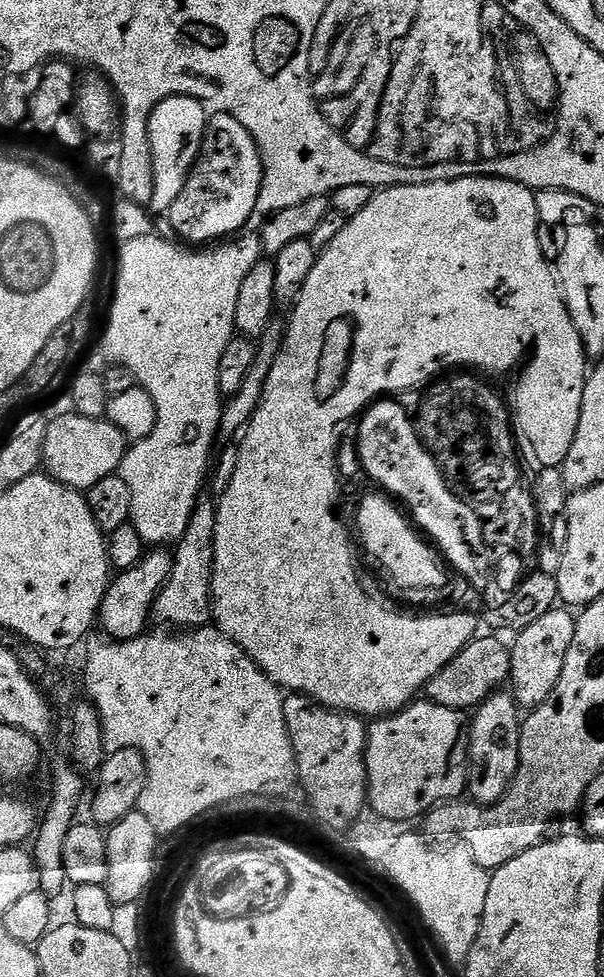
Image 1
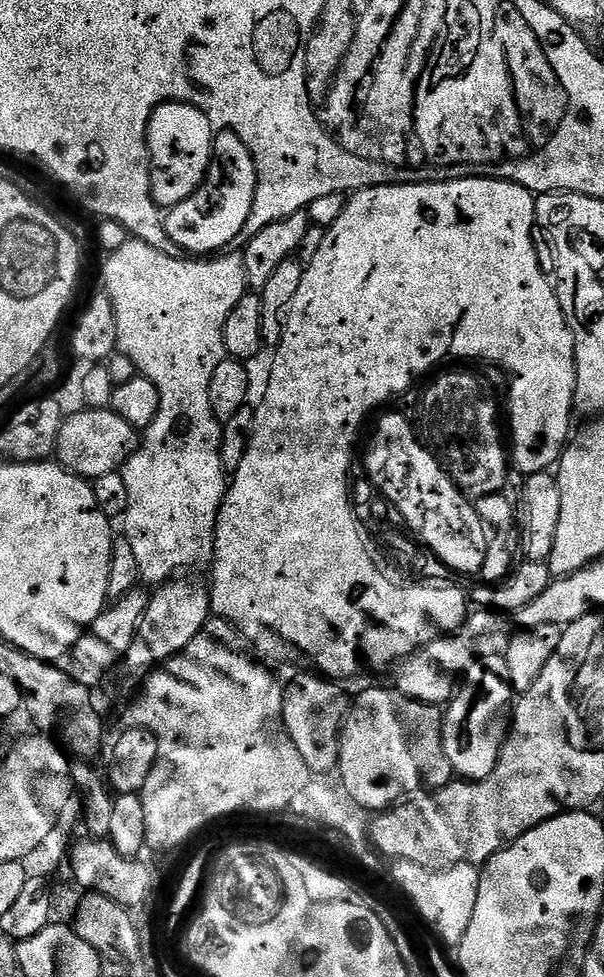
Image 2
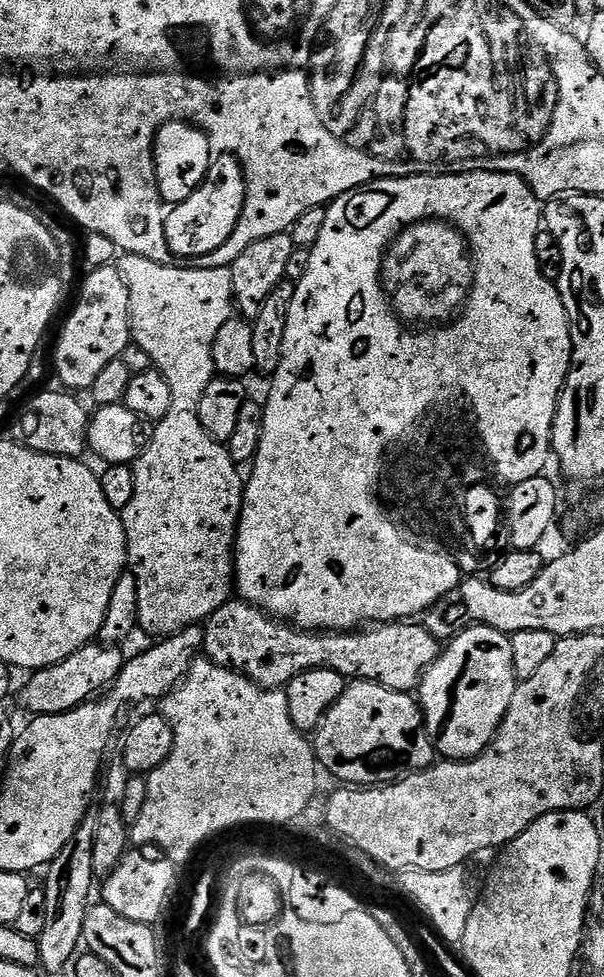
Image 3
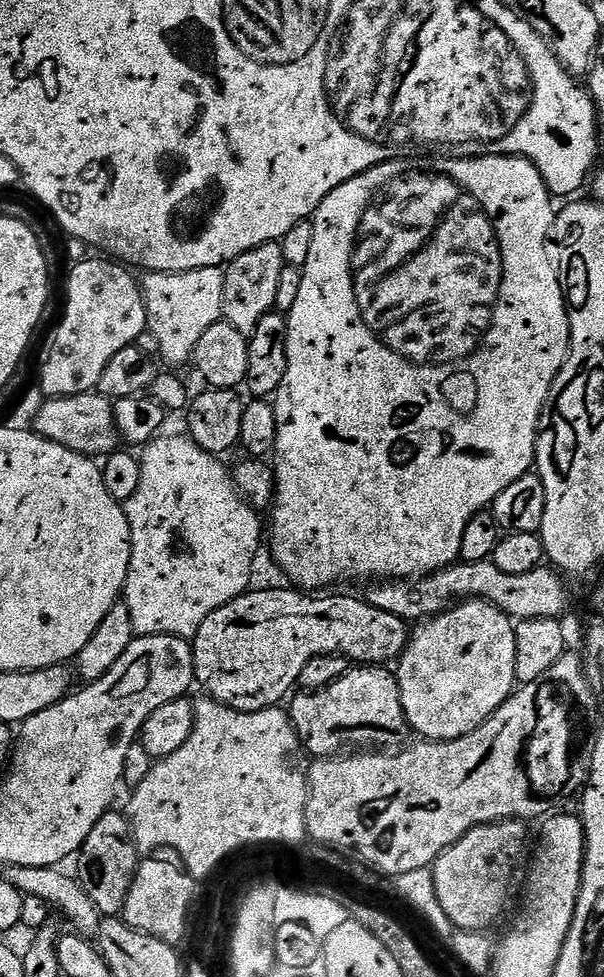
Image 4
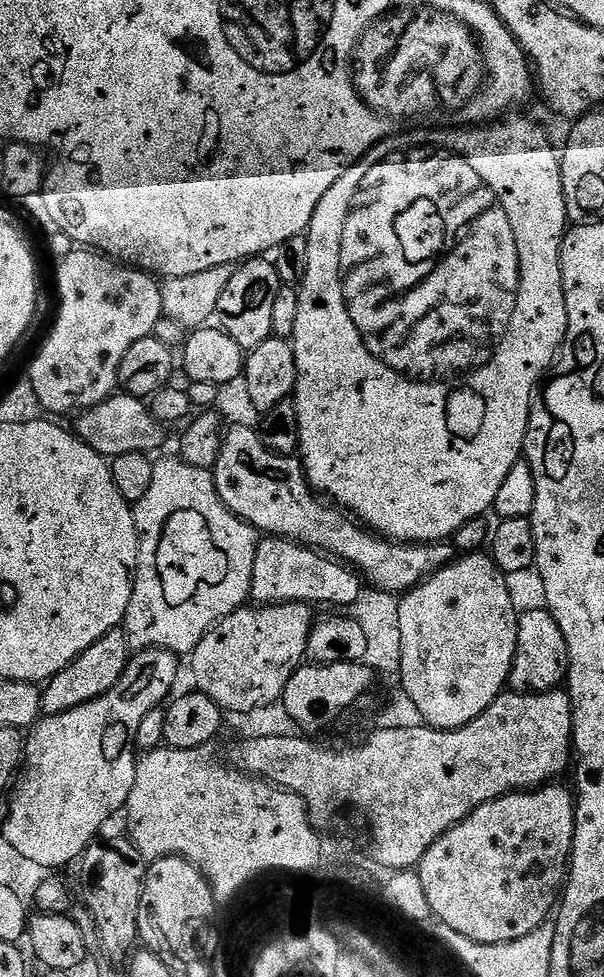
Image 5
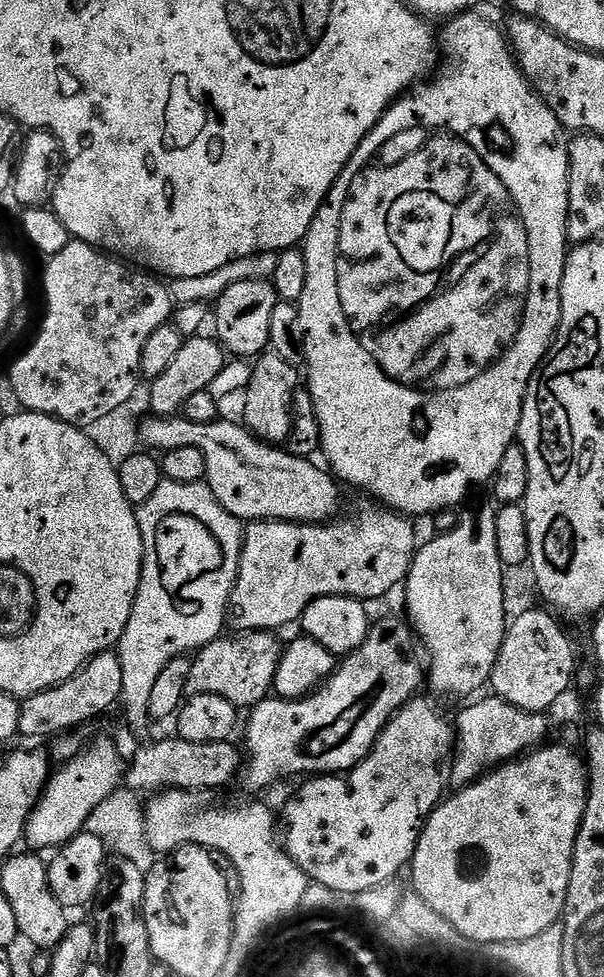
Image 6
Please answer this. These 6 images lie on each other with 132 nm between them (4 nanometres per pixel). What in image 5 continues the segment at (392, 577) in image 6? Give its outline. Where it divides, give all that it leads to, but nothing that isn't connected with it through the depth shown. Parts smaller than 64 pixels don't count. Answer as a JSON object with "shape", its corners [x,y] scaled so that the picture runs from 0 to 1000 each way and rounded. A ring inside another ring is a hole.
{"shape":[[[437,551],[425,556],[421,571],[421,588],[417,589],[416,613],[425,619],[440,618],[573,618],[583,620],[599,605],[599,594],[575,577],[545,571],[528,564],[498,559],[488,553],[469,551]]]}

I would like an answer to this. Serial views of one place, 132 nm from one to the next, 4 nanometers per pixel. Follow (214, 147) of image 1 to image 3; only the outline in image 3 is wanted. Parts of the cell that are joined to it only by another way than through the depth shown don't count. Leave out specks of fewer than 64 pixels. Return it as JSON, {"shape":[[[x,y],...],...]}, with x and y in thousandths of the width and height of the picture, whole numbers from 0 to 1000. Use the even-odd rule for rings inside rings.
{"shape":[[[363,157],[348,167],[346,174],[341,178],[341,181],[333,187],[333,189],[326,192],[321,198],[318,198],[308,206],[290,210],[280,217],[283,217],[278,221],[273,220],[272,226],[272,246],[276,248],[278,257],[288,263],[306,264],[306,266],[316,266],[323,262],[339,262],[344,259],[351,259],[363,252],[373,250],[374,245],[379,244],[381,240],[386,238],[387,231],[392,230],[394,223],[399,221],[399,217],[404,214],[406,209],[406,180],[404,175],[399,173],[399,168],[394,167],[392,163],[387,162],[386,159],[374,159],[371,157]]]}

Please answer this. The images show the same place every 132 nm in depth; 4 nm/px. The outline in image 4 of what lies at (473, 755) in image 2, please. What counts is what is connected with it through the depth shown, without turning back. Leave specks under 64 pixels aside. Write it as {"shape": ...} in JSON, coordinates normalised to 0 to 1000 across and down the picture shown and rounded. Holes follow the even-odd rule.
{"shape":[[[772,614],[730,631],[690,638],[680,644],[675,661],[652,684],[677,746],[689,748],[690,745],[702,757],[750,757],[798,743],[798,739],[813,735],[848,713],[856,703],[853,664],[854,639],[810,614]]]}

